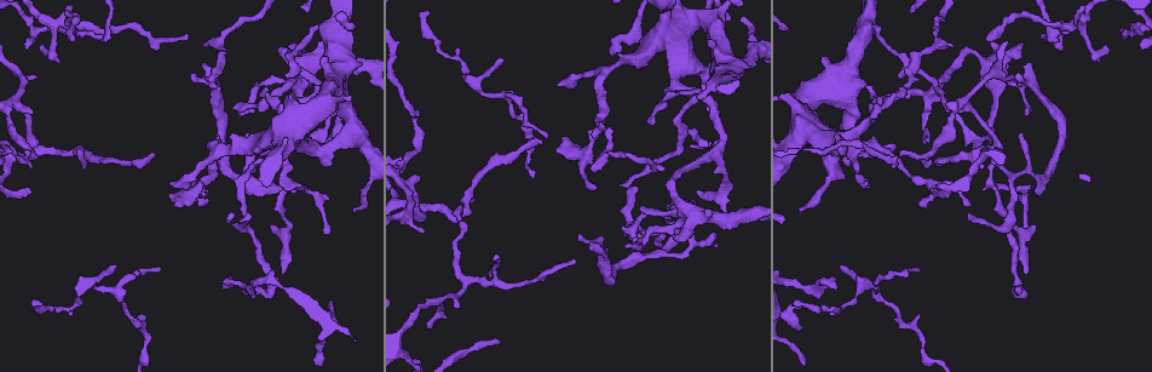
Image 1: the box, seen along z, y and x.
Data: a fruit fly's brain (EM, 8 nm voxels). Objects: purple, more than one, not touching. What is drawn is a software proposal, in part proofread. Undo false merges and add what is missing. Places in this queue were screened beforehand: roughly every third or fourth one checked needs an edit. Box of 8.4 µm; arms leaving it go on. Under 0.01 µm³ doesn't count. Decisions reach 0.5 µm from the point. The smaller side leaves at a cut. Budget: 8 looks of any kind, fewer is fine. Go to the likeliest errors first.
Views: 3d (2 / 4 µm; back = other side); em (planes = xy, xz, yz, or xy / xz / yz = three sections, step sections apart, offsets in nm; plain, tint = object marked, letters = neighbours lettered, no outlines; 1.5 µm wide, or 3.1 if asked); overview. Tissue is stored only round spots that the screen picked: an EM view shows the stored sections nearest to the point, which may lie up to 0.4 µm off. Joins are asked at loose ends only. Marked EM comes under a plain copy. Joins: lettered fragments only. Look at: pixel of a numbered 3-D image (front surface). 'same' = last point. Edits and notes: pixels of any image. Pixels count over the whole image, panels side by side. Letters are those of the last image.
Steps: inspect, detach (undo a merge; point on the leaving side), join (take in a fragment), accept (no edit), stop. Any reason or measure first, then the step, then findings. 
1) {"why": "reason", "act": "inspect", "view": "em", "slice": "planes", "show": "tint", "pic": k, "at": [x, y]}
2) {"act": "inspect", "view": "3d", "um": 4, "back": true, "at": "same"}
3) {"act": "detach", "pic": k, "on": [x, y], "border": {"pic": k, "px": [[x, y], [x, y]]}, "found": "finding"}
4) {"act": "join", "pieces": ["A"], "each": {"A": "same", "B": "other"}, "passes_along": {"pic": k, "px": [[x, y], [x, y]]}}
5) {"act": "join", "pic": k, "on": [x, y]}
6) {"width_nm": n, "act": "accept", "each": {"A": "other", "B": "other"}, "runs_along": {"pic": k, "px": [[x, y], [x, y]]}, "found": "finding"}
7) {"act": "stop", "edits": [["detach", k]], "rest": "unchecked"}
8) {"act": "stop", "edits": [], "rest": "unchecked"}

{"why": "an open end", "act": "inspect", "view": "em", "slice": "planes", "show": "tint", "pic": 1, "at": [159, 269]}

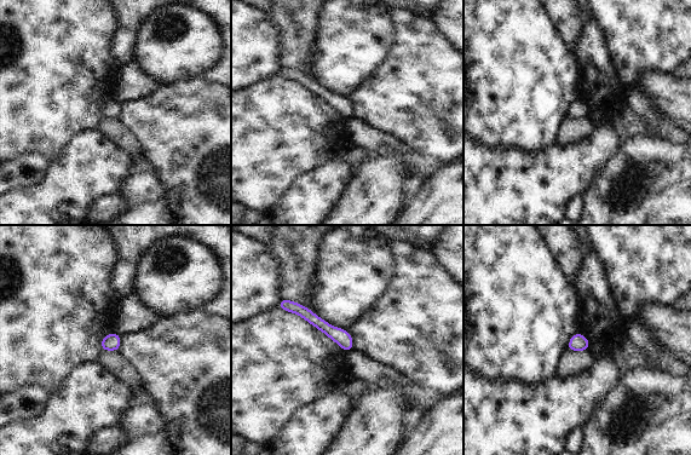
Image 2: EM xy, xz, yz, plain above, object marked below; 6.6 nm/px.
{"act": "inspect", "view": "em", "slice": "planes", "show": "letters", "at": "same"}

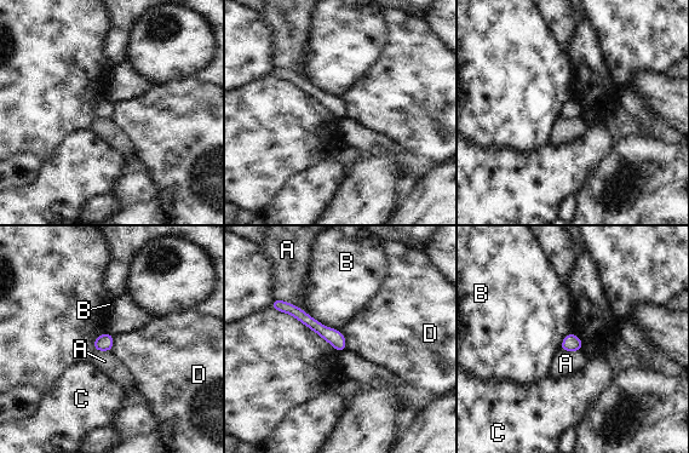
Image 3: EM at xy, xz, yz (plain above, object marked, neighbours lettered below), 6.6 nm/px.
{"act": "accept", "each": {"A": "other", "B": "other", "C": "other", "D": "other"}, "runs_along": {"pic": 3, "px": [[279, 304], [298, 313], [342, 348]]}, "found": "no lettered fragment goes on from it"}

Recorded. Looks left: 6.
{"why": "sharp bend", "act": "inspect", "view": "em", "slice": "yz", "step": 4, "show": "letters", "pic": 1, "at": [247, 173]}

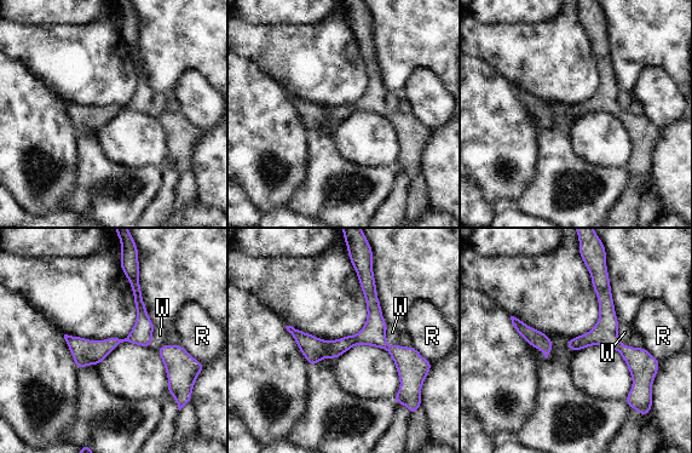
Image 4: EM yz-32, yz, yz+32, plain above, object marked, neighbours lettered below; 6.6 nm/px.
{"width_nm": 120, "act": "accept", "each": {"R": "other", "W": "other"}, "border": {"pic": 4, "px": [[387, 326], [386, 344], [388, 348]]}, "found": "all the same cell"}

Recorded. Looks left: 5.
{"why": "branch stops here", "act": "inspect", "view": "3d", "um": 2, "pic": 1, "at": [114, 265]}

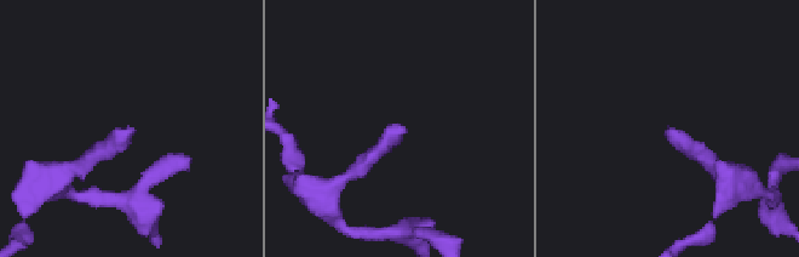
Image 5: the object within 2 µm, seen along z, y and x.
{"why": "now the EM", "act": "inspect", "view": "em", "slice": "xy", "step": 8, "show": "tint", "pic": 5, "at": [128, 131]}

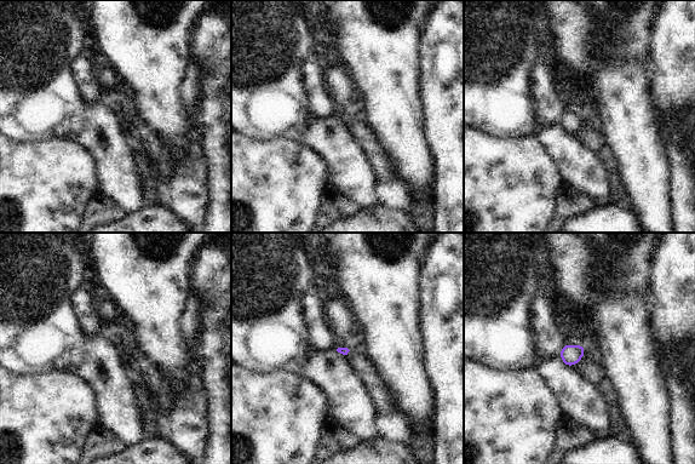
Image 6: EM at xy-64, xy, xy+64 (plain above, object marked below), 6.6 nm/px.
{"act": "inspect", "view": "em", "slice": "yz", "step": 8, "show": "letters", "at": "same"}

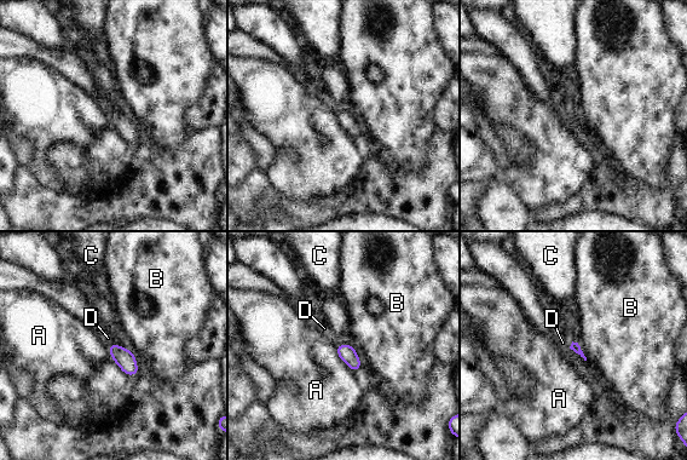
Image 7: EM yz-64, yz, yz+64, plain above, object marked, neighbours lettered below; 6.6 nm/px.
{"longest_contact_nm": ["A", 240], "act": "join", "pieces": ["D"], "each": {"A": "other", "B": "other", "C": "other", "D": "same"}, "passes_along": {"pic": 7, "px": [[346, 352], [342, 344], [324, 328]]}, "found": "the cell continues"}

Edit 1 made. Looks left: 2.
{"act": "stop", "edits": [["join", 7]], "rest": "unchecked"}

